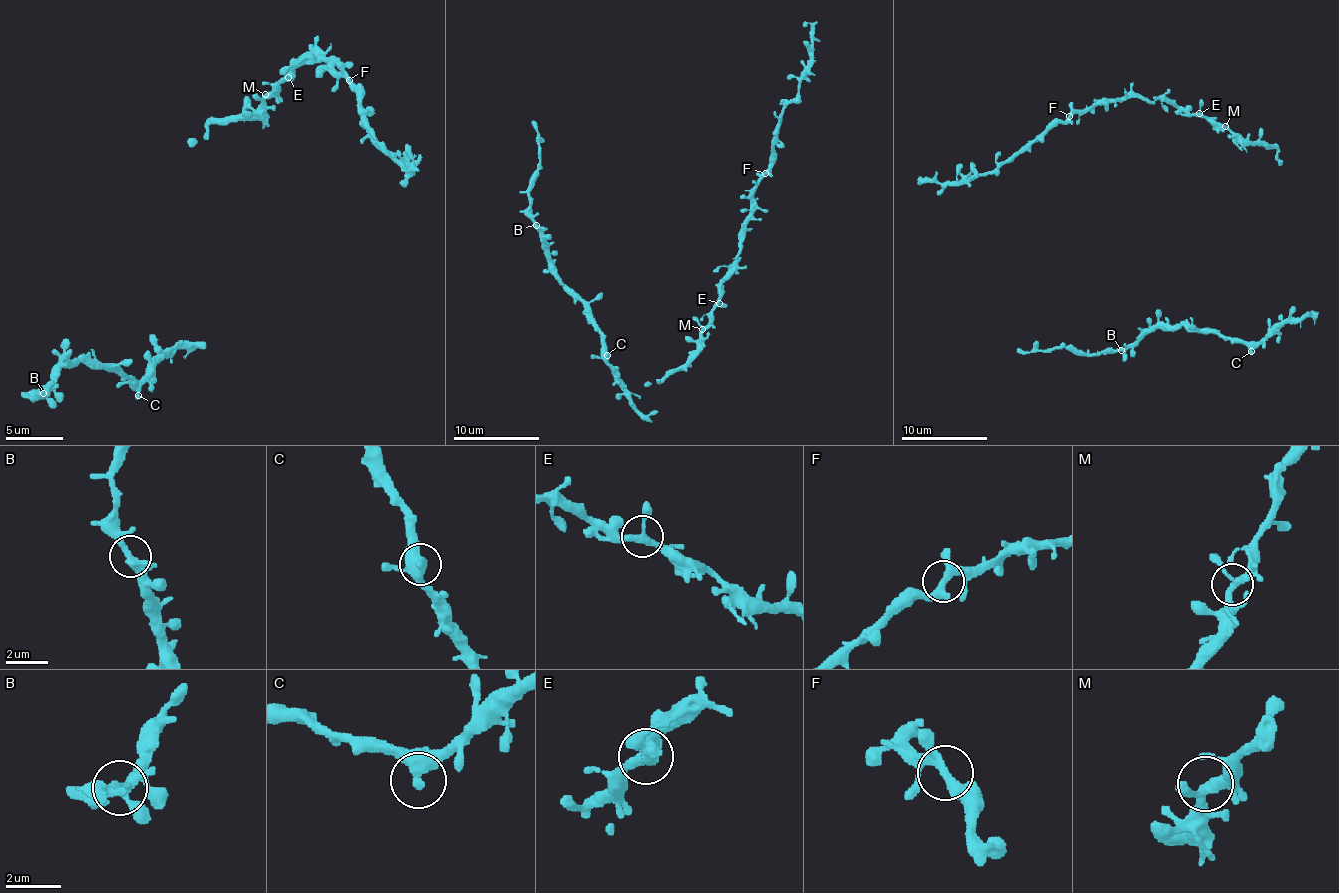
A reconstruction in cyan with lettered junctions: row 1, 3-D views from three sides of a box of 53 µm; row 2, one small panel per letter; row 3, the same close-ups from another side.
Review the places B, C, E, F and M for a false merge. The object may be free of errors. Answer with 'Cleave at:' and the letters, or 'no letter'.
Cleave at: no letter

